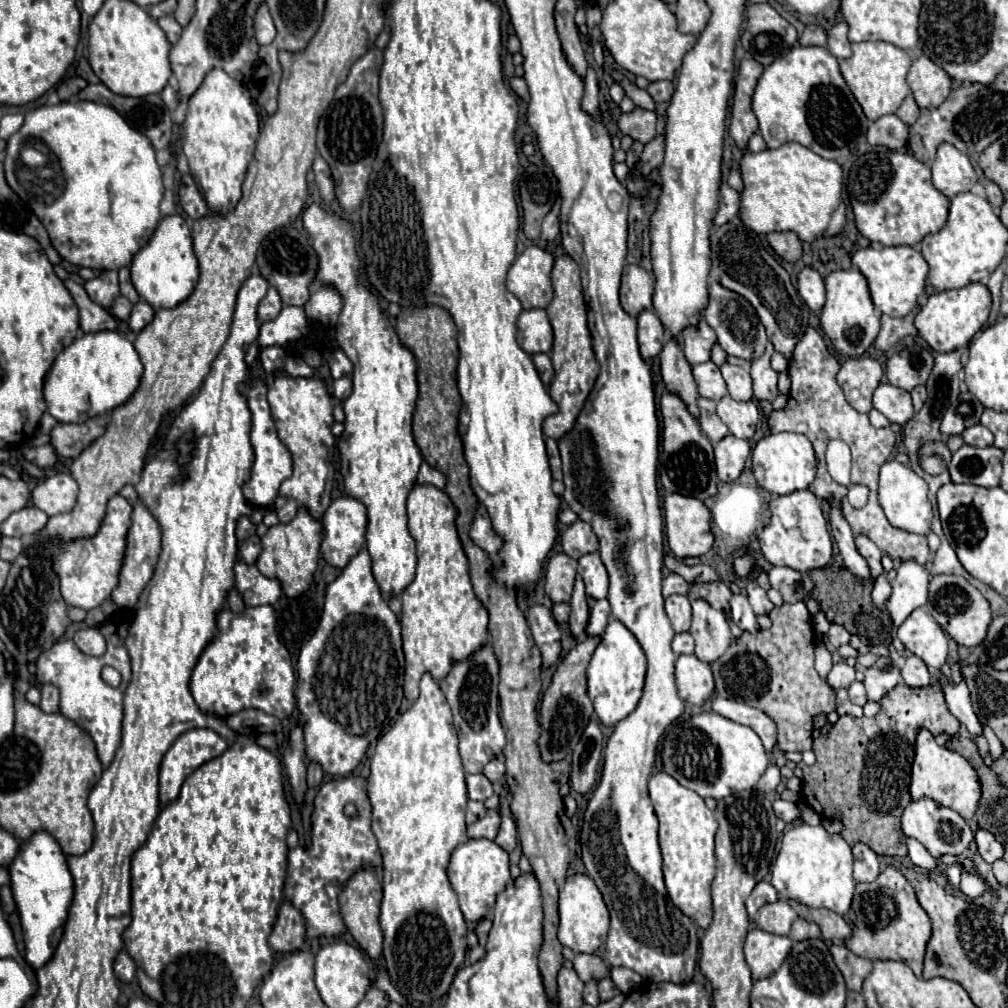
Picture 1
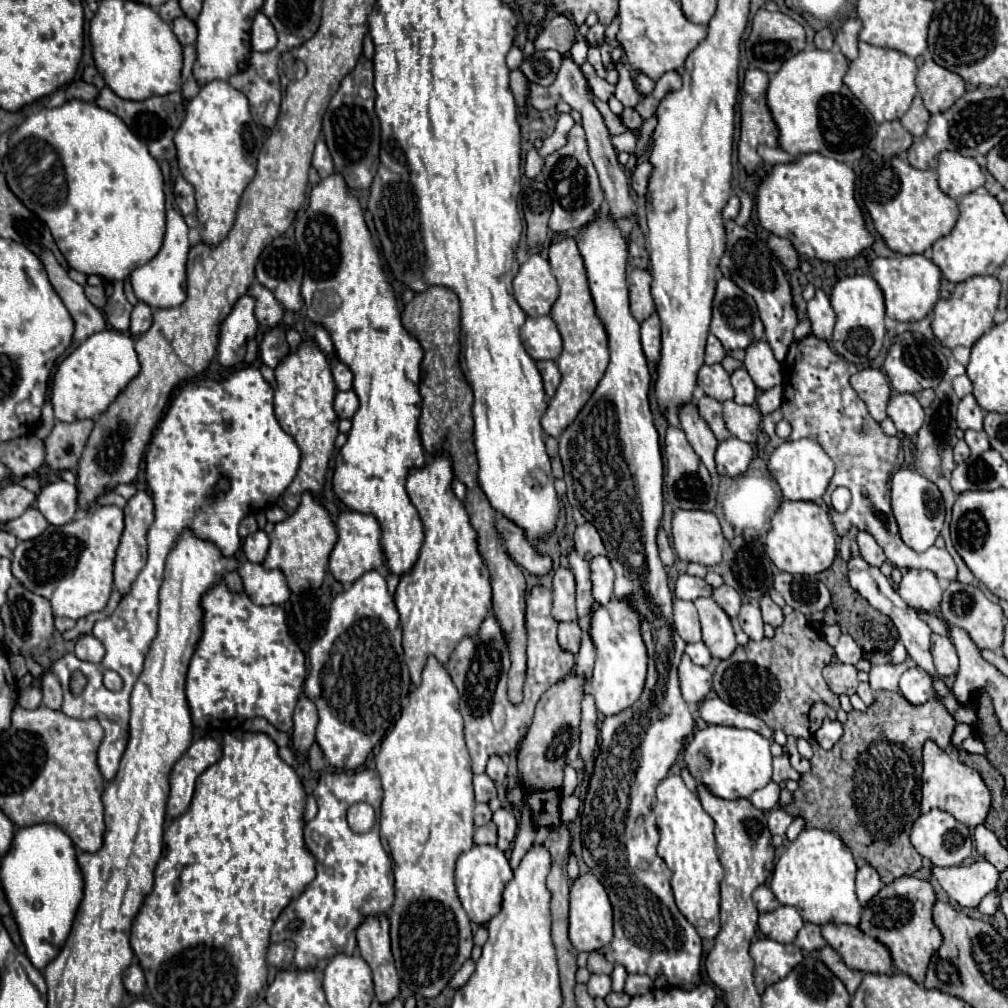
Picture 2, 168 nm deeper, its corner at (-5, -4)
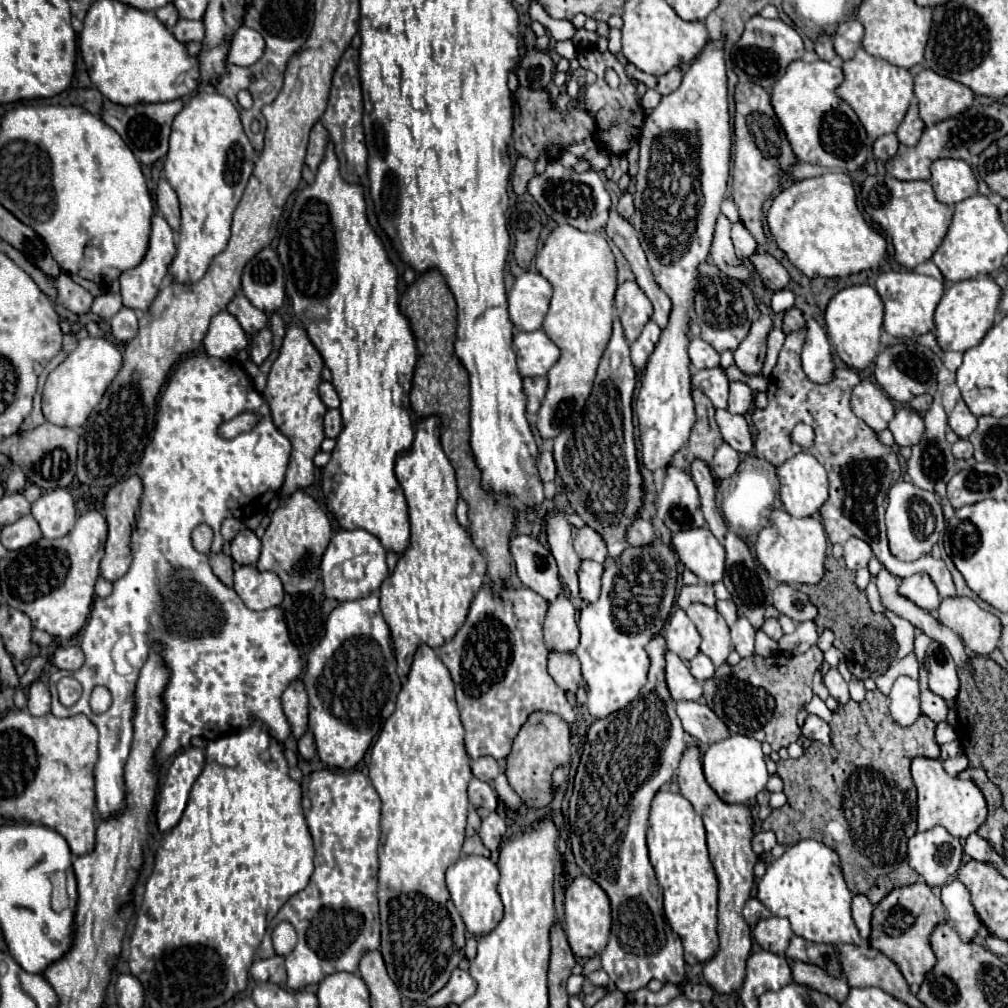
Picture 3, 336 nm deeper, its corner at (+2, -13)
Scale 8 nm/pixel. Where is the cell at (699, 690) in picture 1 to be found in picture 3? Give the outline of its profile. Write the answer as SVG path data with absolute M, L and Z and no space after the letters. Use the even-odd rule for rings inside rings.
M665 651L665 681L673 701L701 699L701 683L691 675L689 667L671 651Z

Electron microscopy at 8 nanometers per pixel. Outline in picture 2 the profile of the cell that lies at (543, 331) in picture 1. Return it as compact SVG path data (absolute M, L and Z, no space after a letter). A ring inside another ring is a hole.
M550 316L526 318L520 336L526 352L534 360L556 360L562 352L562 338Z

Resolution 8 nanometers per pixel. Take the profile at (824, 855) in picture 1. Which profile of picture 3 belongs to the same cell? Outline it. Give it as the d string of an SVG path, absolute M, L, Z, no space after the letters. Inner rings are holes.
M803 839L767 865L763 879L757 885L757 899L777 917L787 917L795 935L831 945L861 945L859 931L851 917L853 893L847 889L841 875L839 857L827 845L815 839Z

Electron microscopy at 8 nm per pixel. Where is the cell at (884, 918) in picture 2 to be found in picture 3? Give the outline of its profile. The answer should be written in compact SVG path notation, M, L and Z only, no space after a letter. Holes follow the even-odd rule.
M921 881L891 891L873 911L871 947L879 949L883 955L887 955L891 961L899 965L913 993L919 991L925 975L935 965L935 953L931 951L929 935L939 923L945 923L945 921L947 921L947 911L941 899L935 897L935 893L927 883L921 883Z

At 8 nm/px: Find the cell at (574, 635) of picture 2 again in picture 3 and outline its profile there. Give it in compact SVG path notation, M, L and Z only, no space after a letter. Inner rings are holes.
M549 653L549 675L565 693L569 693L569 697L573 697L575 689L583 685L581 667L575 655Z

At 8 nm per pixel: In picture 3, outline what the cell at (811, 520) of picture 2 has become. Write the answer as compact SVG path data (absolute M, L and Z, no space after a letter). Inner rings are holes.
M775 509L769 517L769 523L759 531L755 543L755 557L767 569L769 577L779 583L807 583L815 585L821 581L825 571L825 551L827 551L827 535L819 519L791 517L785 509Z

